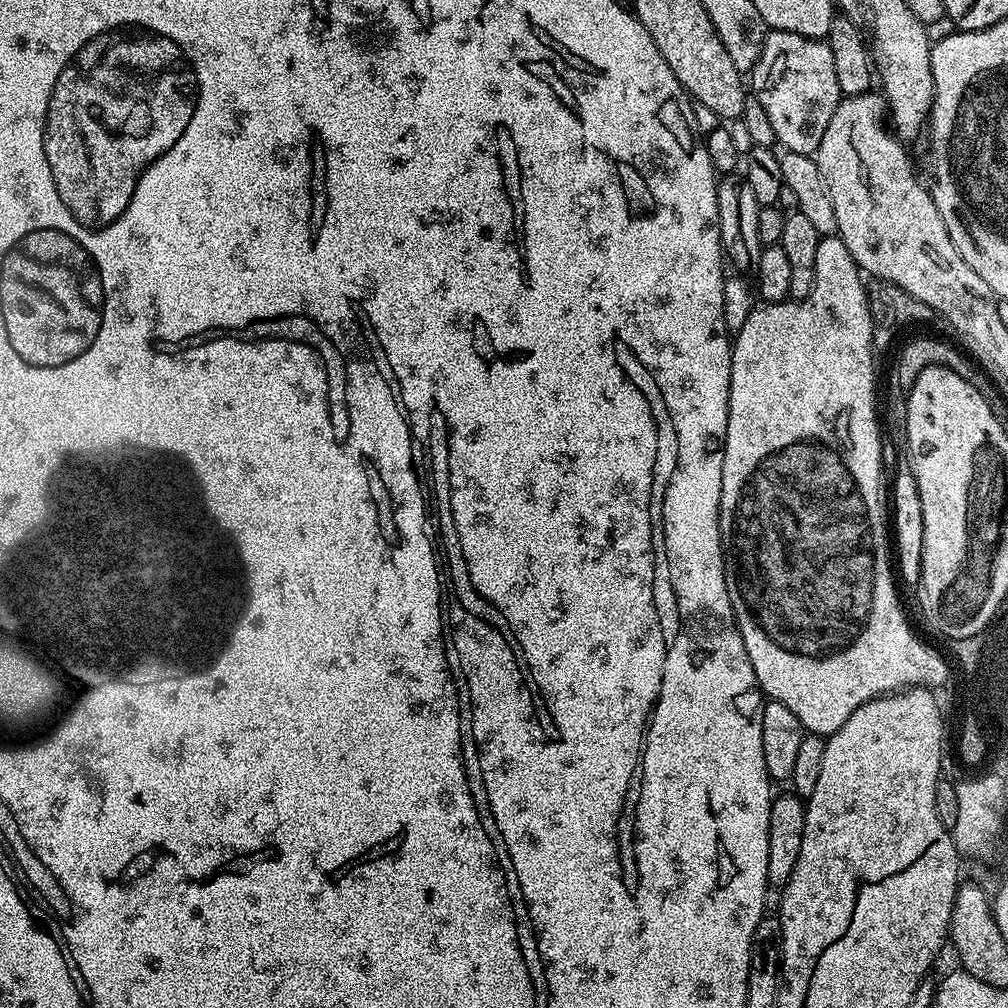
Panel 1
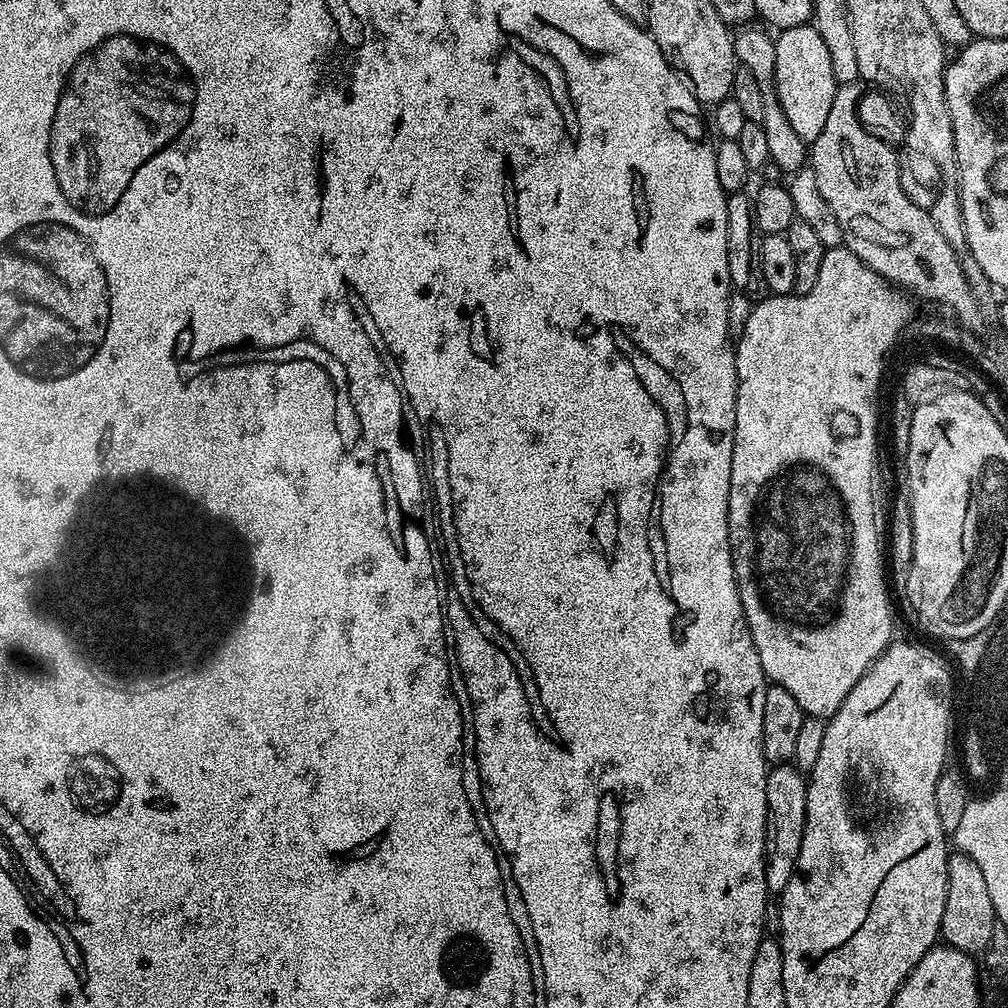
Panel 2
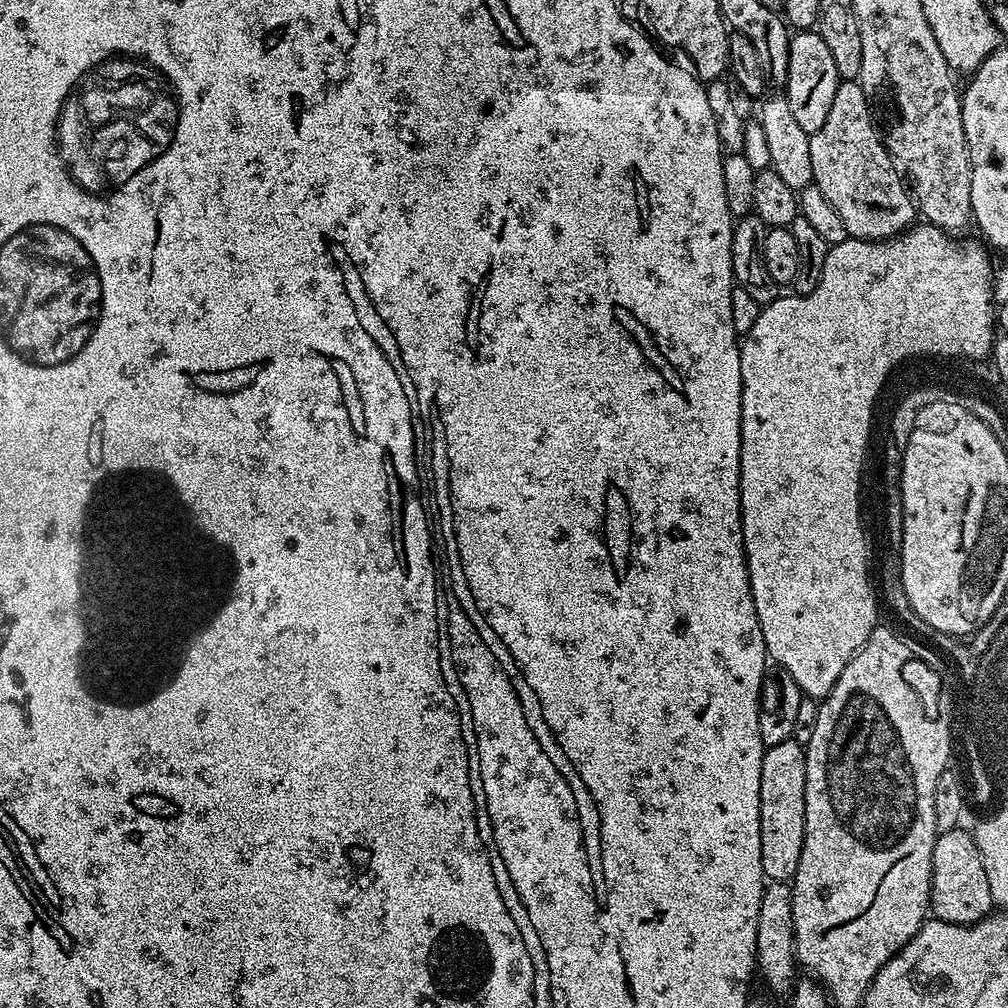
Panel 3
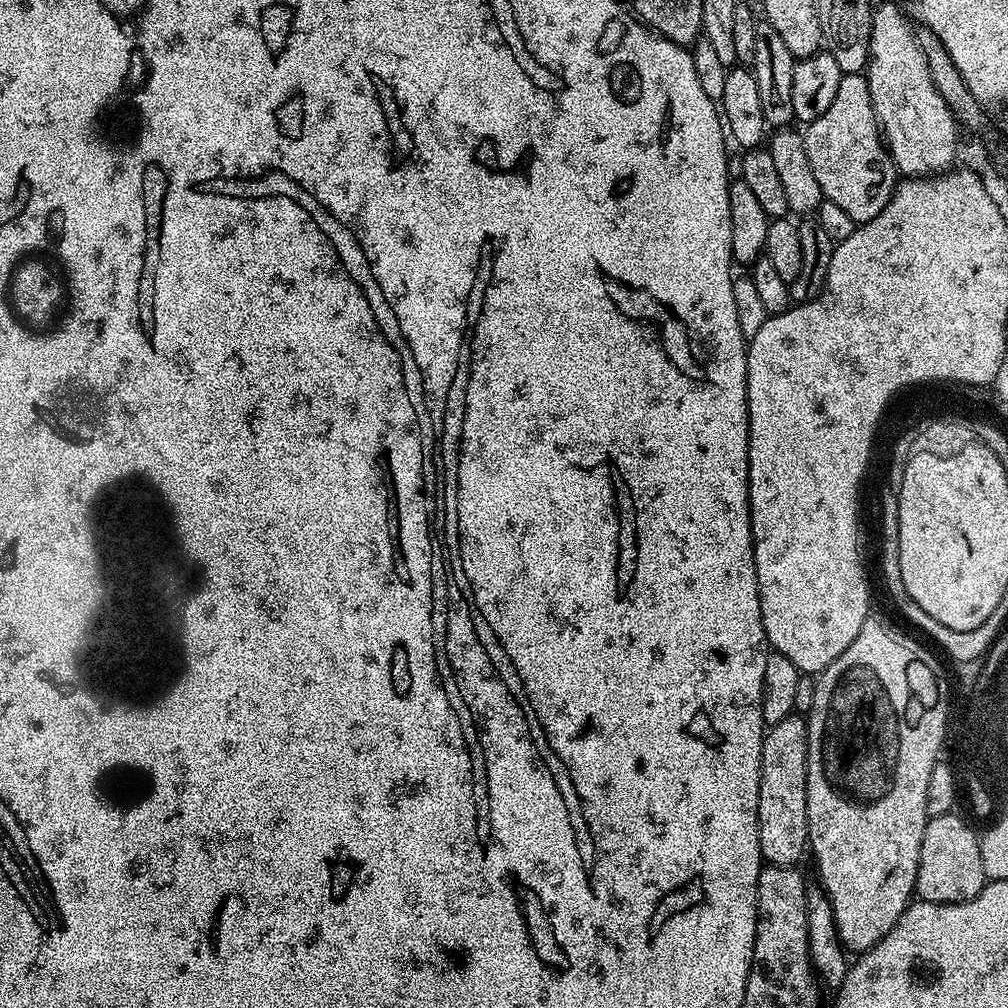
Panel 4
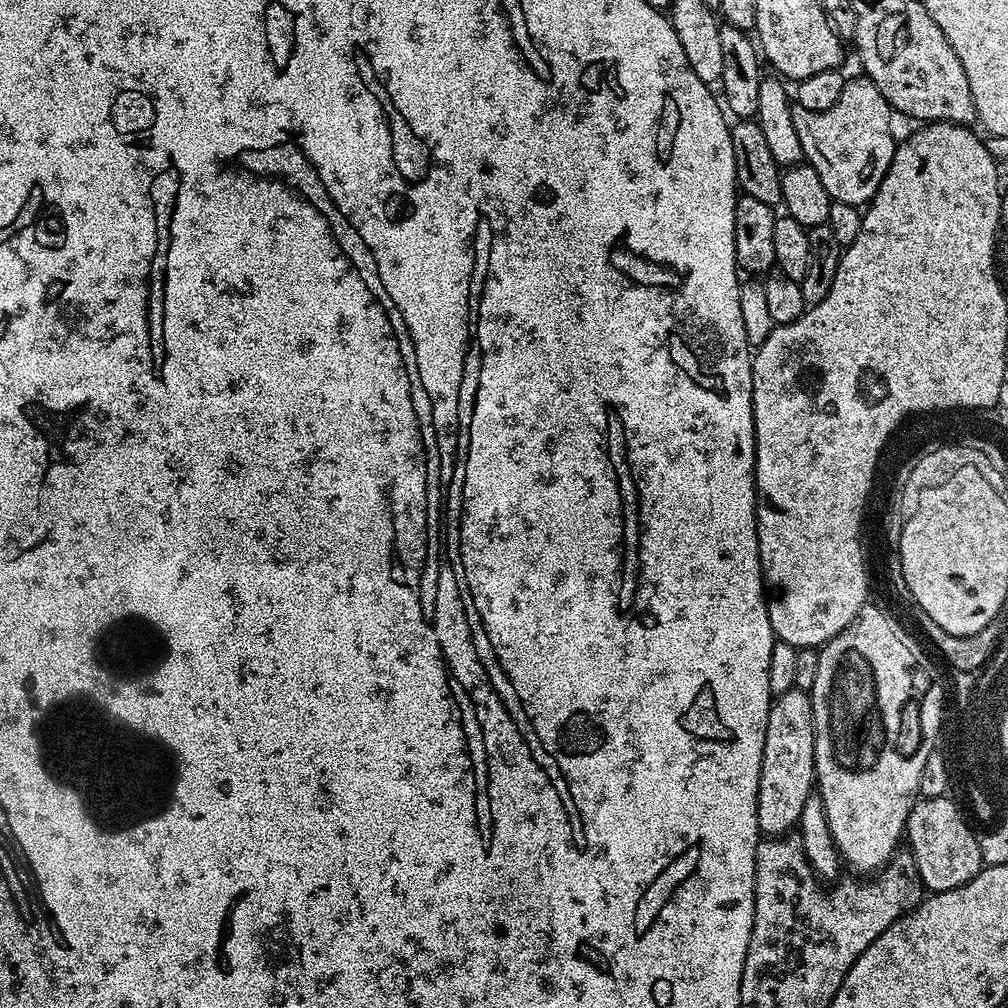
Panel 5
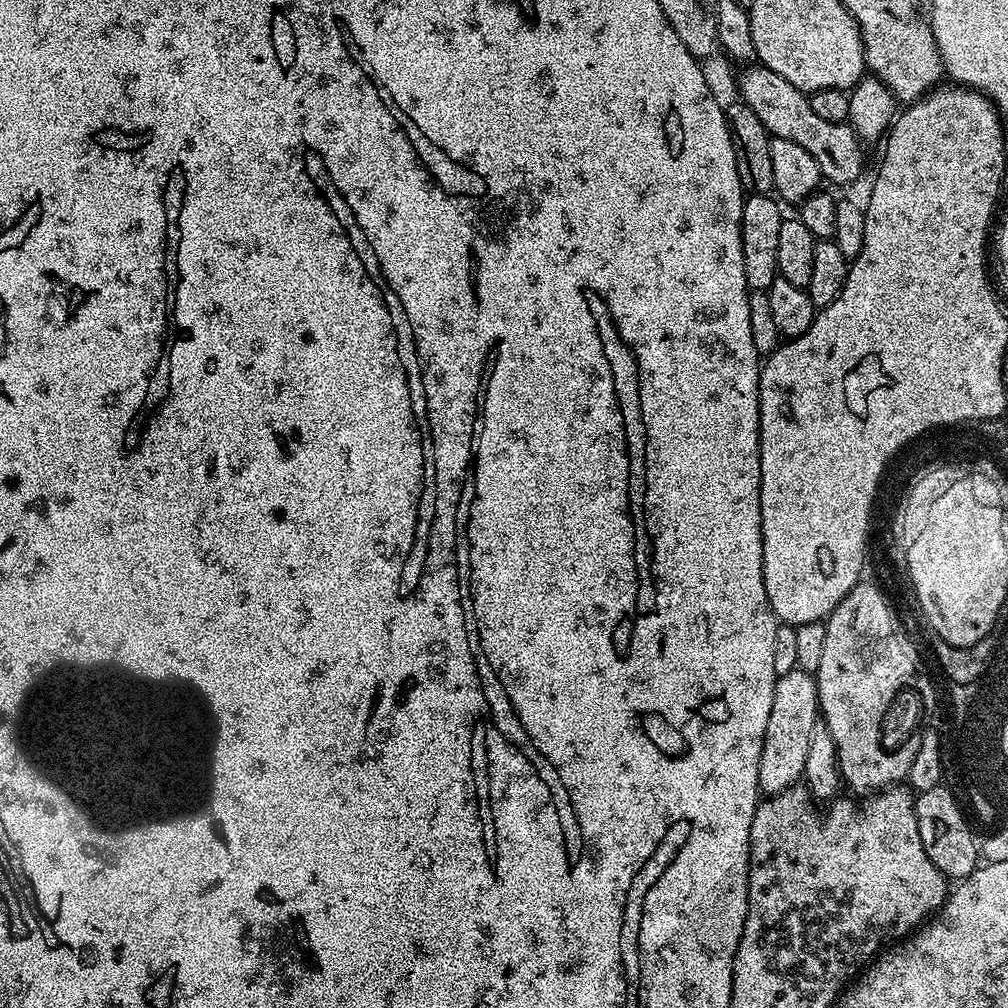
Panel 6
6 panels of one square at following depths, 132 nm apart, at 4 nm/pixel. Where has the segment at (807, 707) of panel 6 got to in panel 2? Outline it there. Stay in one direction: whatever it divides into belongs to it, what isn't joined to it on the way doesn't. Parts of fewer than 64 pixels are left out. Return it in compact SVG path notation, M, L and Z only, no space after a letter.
M791 763L769 767L766 778L766 806L770 821L770 843L766 848L764 869L769 893L779 894L786 890L786 882L796 869L796 859L802 850L802 838L806 826L806 794L808 782L805 773Z

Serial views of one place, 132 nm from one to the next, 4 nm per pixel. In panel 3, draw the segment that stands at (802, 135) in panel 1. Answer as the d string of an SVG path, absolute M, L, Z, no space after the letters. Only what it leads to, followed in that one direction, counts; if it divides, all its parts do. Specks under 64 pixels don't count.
M800 30L789 39L790 46L790 62L788 63L788 82L784 85L783 95L788 97L790 102L790 110L797 120L798 126L802 126L802 130L814 133L821 128L826 122L826 118L830 115L830 105L834 102L834 94L838 91L840 85L840 75L838 74L838 66L834 66L834 57L830 54L830 46L826 46L826 42L820 37L819 31L816 30Z

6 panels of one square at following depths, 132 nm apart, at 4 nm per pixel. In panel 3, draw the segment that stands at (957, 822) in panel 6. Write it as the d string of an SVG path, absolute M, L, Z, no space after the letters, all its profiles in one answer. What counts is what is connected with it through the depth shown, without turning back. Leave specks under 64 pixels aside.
M961 826L937 835L932 855L932 903L933 917L951 924L977 924L993 911L988 871L982 866L982 854L975 835Z

